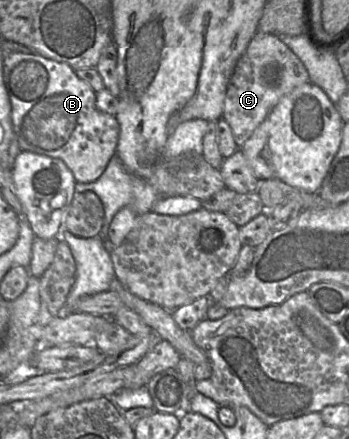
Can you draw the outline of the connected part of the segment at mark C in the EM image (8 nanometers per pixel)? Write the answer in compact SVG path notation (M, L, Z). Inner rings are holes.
M256 33L235 67L224 101L222 118L230 125L238 148L251 137L282 96L307 82L307 69L278 36Z

